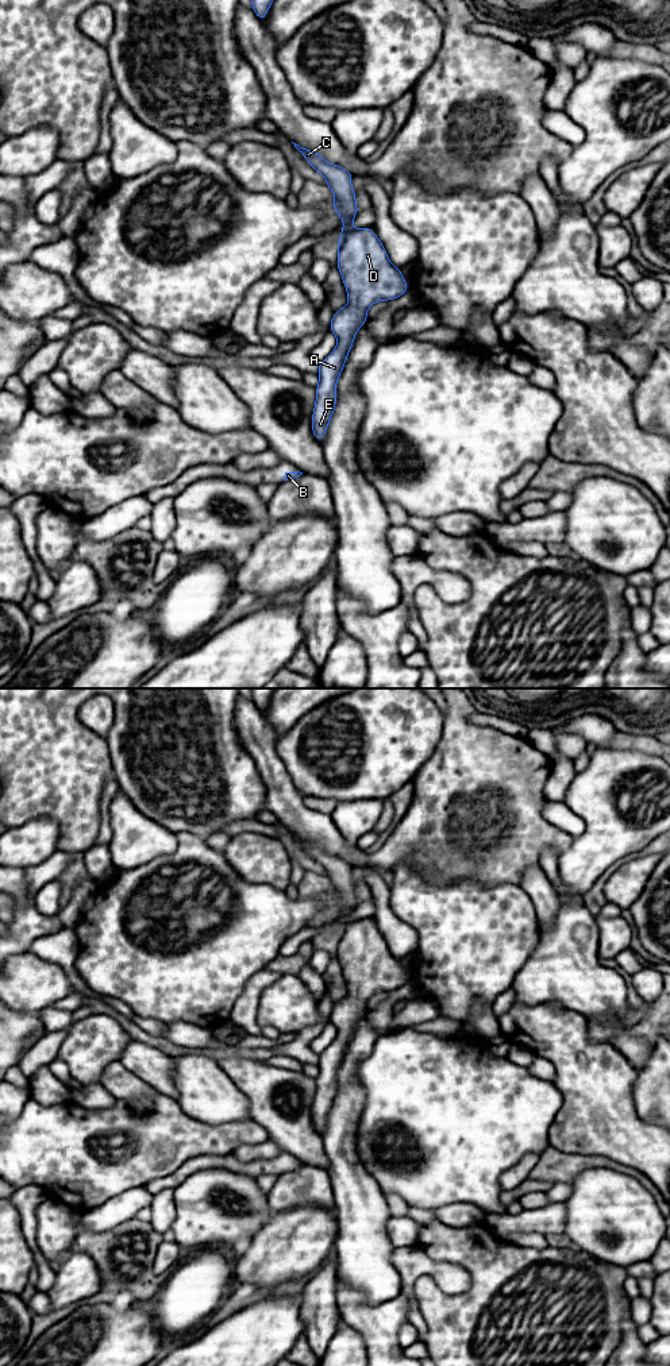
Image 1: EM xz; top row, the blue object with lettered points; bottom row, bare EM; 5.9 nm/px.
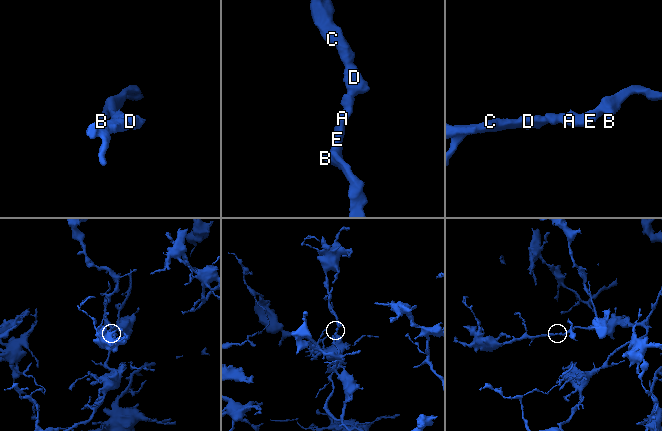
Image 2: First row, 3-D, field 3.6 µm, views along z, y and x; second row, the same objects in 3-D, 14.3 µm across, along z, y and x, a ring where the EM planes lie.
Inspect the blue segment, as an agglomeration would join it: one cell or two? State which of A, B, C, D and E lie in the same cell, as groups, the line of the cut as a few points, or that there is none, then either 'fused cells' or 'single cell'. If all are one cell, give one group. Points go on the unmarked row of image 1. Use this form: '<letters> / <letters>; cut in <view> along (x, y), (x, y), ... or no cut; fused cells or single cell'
A B C D E; no cut; single cell

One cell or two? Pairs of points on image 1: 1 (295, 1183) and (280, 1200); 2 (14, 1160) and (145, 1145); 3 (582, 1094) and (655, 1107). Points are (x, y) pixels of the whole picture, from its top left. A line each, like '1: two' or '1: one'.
1: one
2: one
3: two

